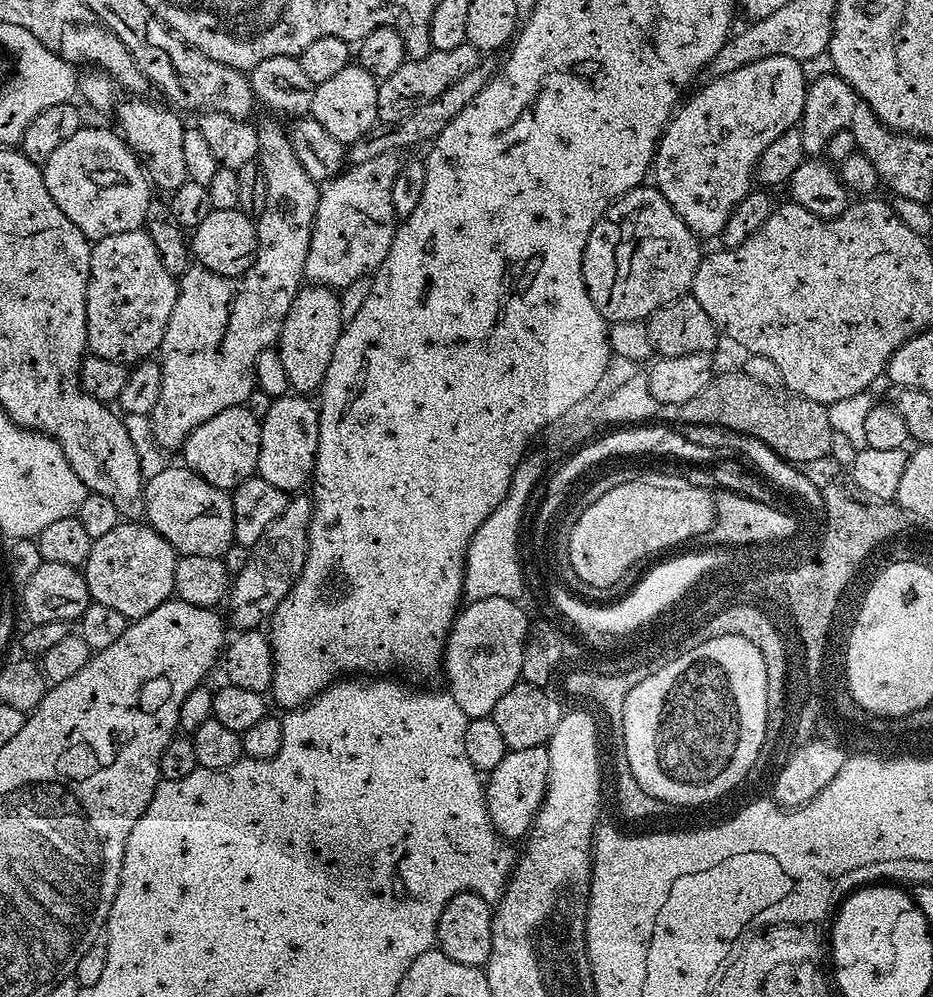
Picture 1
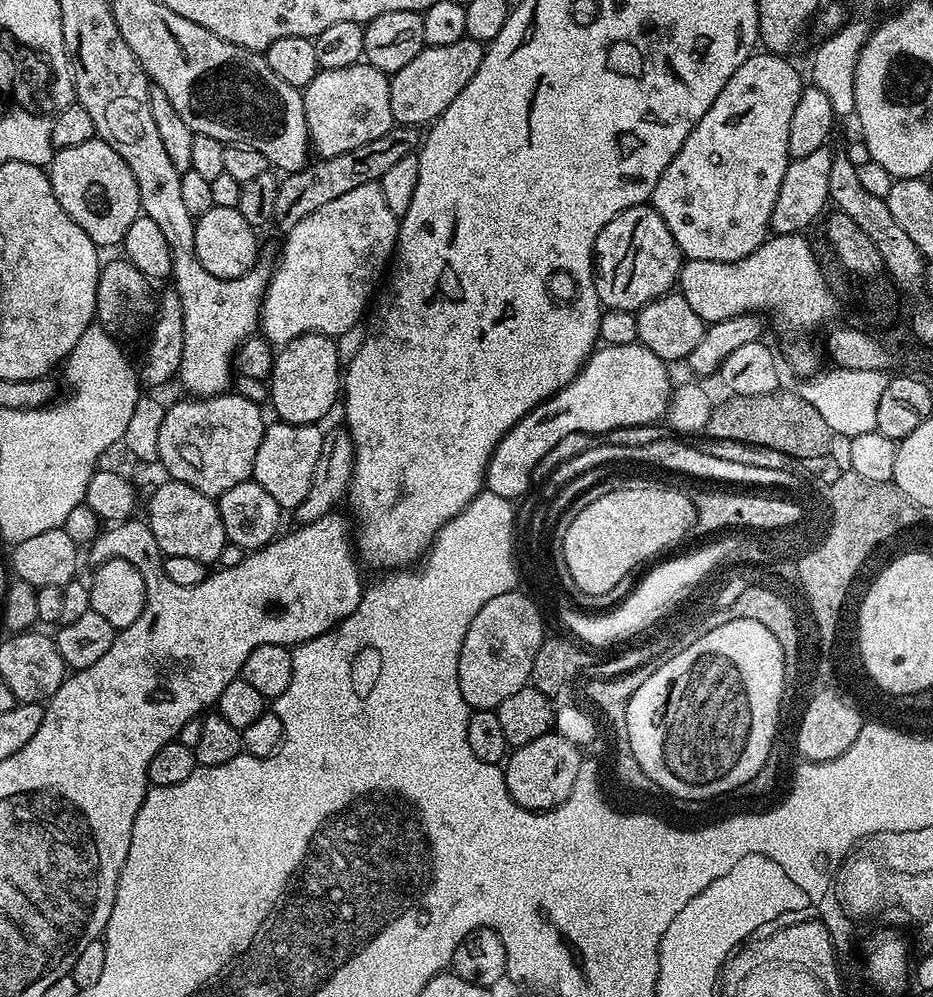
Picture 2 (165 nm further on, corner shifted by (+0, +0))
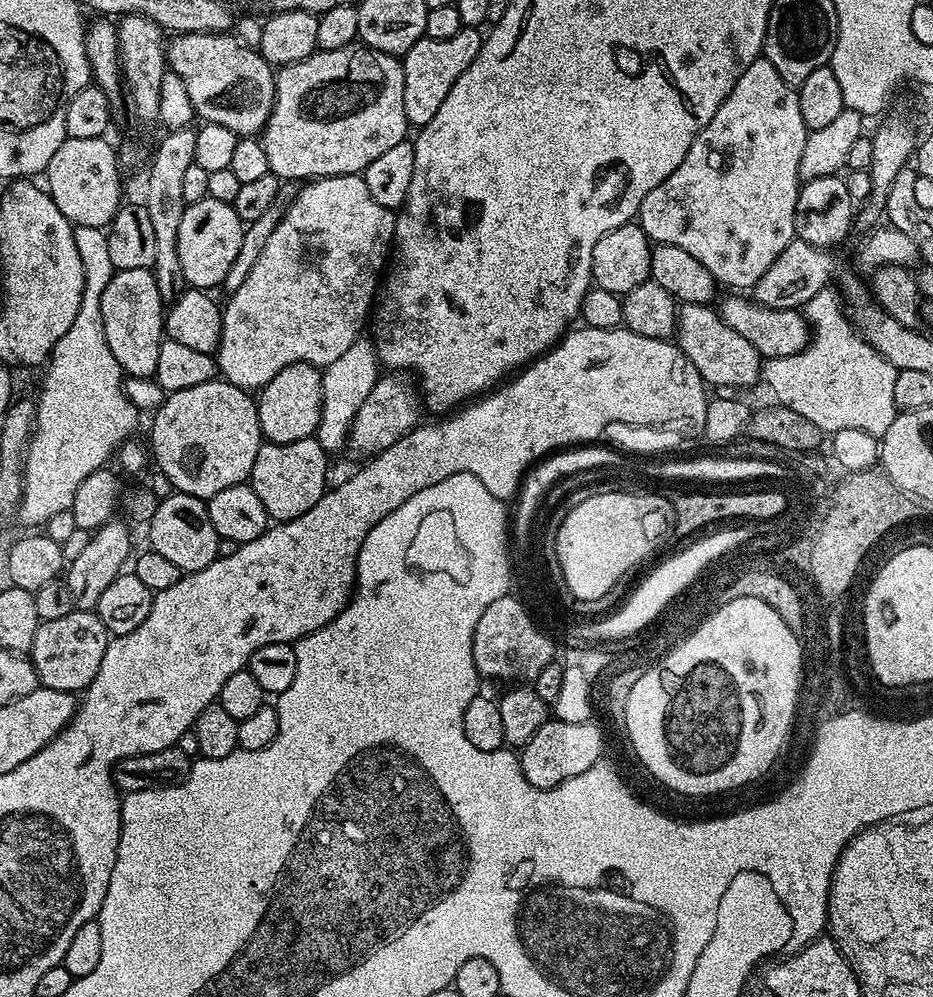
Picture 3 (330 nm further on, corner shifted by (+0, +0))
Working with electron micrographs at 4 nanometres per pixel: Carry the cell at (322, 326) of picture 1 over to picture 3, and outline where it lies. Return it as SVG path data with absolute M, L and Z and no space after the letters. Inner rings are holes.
M294 362L282 366L270 382L259 389L256 409L260 423L260 435L269 444L285 444L315 437L316 427L322 418L322 382L321 369L315 364Z

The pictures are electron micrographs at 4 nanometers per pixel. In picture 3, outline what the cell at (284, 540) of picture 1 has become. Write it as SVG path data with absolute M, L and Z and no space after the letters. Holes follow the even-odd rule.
M398 372L381 375L356 412L346 442L349 450L351 448L358 455L364 456L360 458L371 458L388 449L419 423L420 396L415 385L411 385L406 379L408 378Z

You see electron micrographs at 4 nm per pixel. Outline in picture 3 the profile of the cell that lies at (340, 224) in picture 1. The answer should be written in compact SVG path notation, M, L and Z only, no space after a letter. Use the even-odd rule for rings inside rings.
M363 175L321 176L305 183L297 191L296 196L292 199L292 203L288 205L284 216L278 222L278 226L274 226L274 230L270 234L270 239L266 241L262 254L258 254L258 262L254 262L250 274L246 274L246 282L242 282L242 286L238 286L238 290L227 297L228 305L226 303L223 305L220 346L214 353L219 375L239 388L259 390L270 382L270 378L274 378L274 374L278 374L278 370L282 370L282 366L287 364L306 362L307 364L326 366L338 358L342 358L342 354L346 354L346 350L350 350L350 346L354 341L361 339L363 332L360 331L363 328L365 331L366 325L369 323L372 305L378 295L378 281L385 271L386 261L389 259L390 249L394 244L396 217L397 213L393 209L386 206L378 206L378 202L374 202L370 190L366 190L366 182Z

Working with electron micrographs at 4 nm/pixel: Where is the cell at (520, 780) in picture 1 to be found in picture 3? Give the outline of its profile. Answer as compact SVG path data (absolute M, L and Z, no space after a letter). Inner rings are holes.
M550 718L526 742L524 747L519 749L518 755L522 774L526 782L535 788L553 788L570 778L580 776L582 770L590 770L599 756L606 751L606 732L599 723L587 720L586 722L562 722Z

